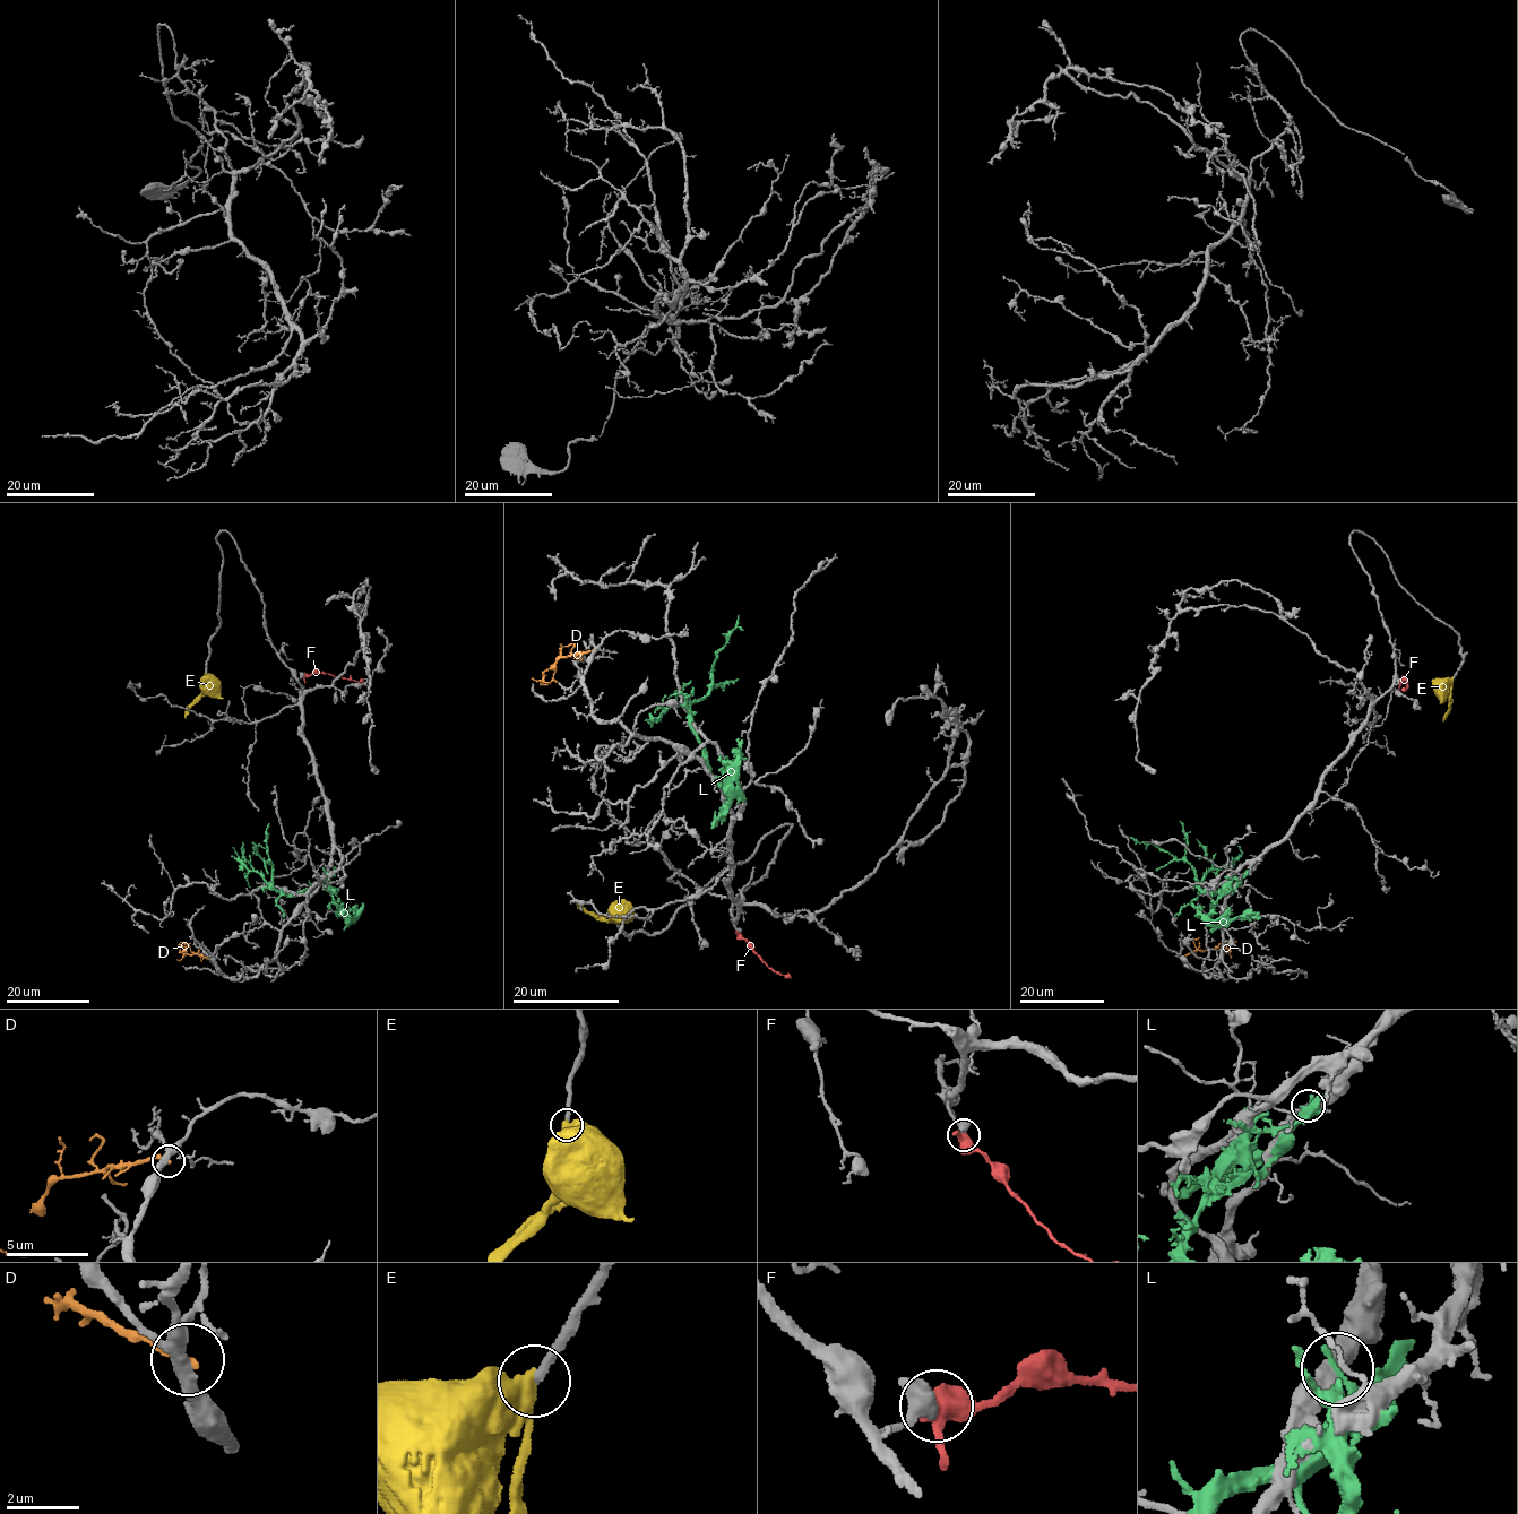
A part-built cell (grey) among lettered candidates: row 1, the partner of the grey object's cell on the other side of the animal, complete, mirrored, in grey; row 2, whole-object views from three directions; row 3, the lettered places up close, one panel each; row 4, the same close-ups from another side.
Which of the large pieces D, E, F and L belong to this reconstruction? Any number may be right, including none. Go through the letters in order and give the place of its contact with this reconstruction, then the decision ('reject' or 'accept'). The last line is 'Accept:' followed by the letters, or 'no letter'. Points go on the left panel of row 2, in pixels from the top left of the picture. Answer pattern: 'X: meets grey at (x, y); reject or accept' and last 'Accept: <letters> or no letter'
D: meets grey at (215, 962); reject
E: meets grey at (205, 674); accept
F: meets grey at (303, 675); reject
L: meets grey at (327, 870); reject
Accept: E

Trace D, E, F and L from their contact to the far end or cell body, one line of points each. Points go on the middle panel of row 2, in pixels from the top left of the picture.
D: (595, 651), (561, 656), (543, 673), (542, 681), (532, 678)
E: (618, 923), (595, 917), (575, 900)
F: (739, 934), (775, 972), (791, 978)
L: (724, 790), (713, 778), (707, 752), (691, 725), (688, 707), (707, 693), (716, 651), (727, 641), (739, 615)

